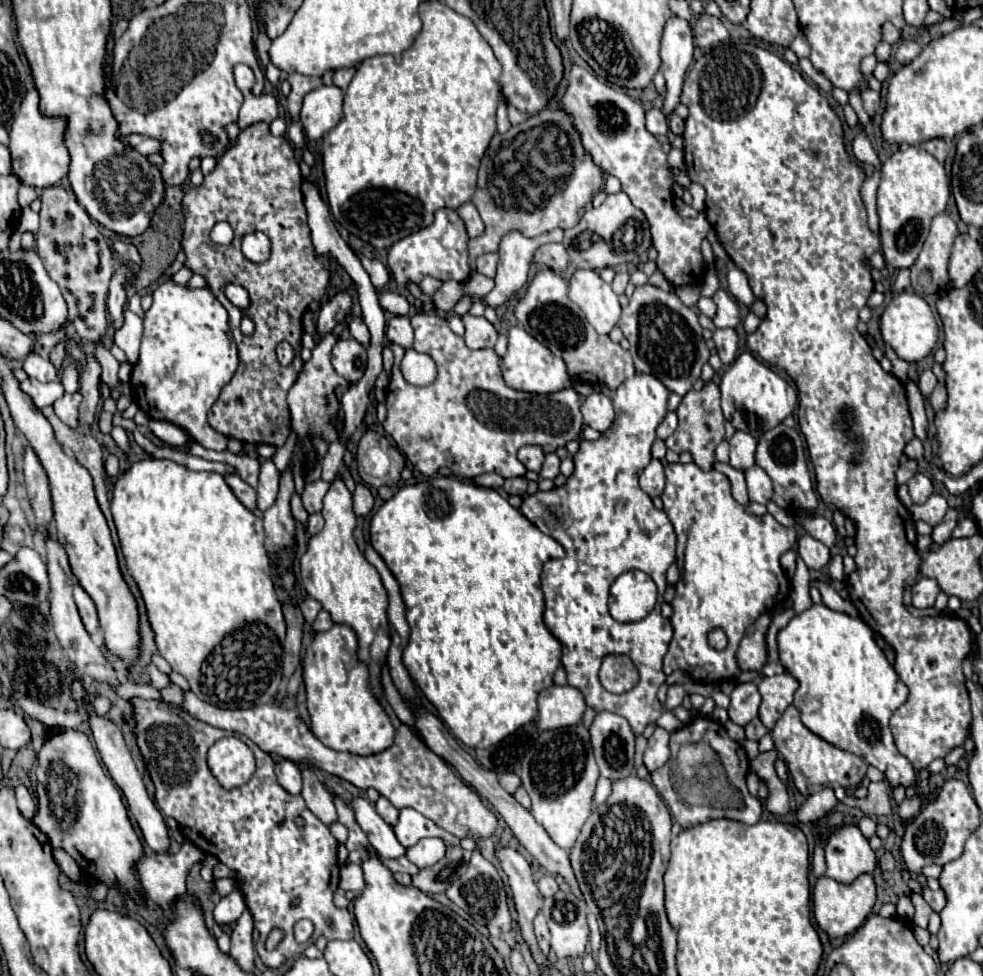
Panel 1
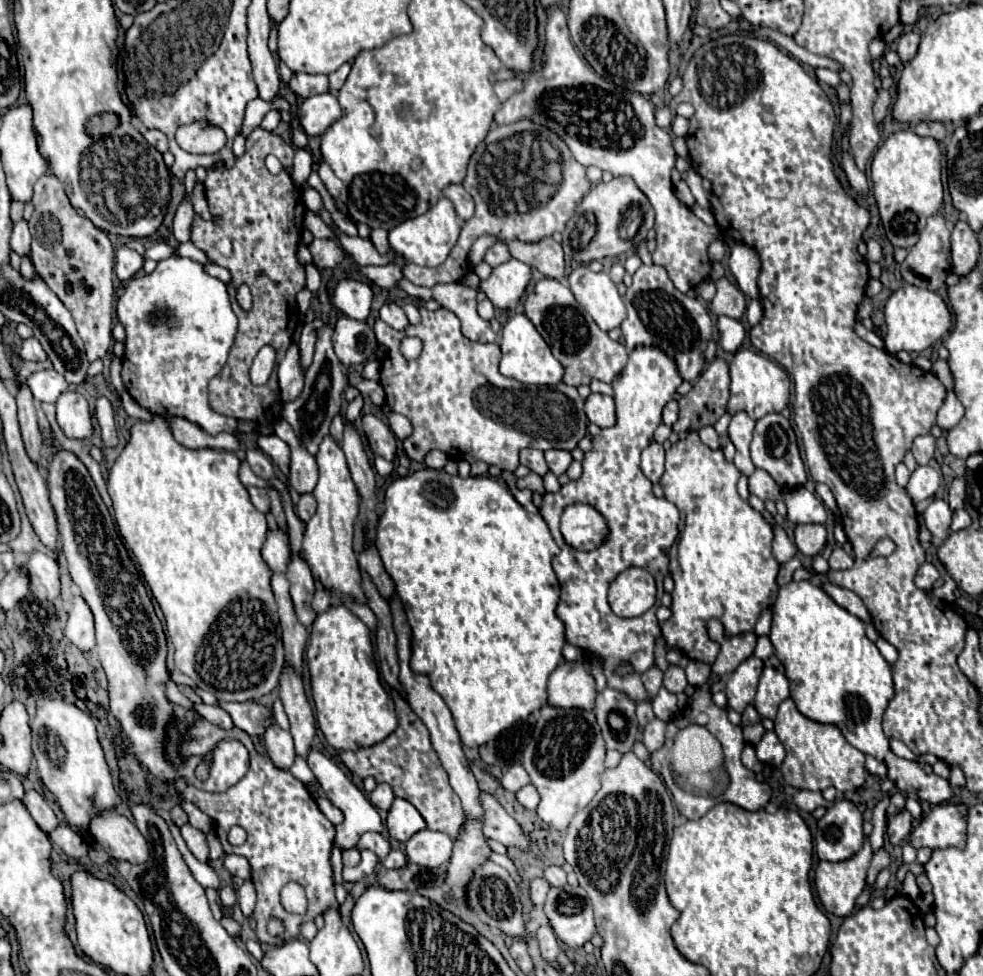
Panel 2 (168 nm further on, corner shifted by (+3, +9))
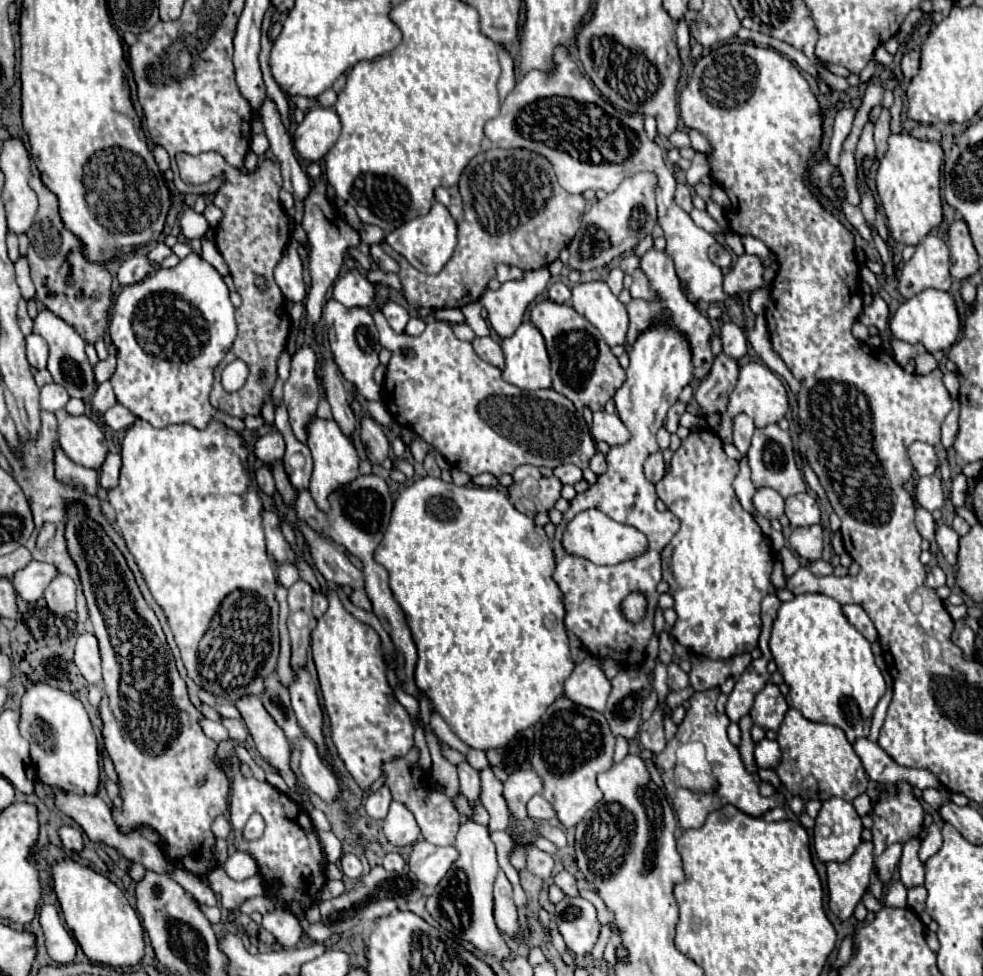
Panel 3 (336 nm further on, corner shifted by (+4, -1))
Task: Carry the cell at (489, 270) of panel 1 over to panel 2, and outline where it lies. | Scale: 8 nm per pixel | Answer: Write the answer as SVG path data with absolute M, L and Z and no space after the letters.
M495 243L493 247L489 247L487 255L485 255L485 263L489 263L491 267L497 267L509 259L511 259L511 253L507 251L507 245L503 245L503 243Z

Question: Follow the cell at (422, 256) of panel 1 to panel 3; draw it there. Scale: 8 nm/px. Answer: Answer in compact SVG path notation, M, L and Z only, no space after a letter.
M434 203L430 213L424 217L416 217L412 221L408 221L406 225L394 229L388 237L386 243L400 253L412 267L416 267L422 273L440 273L442 267L448 263L448 259L454 253L456 247L456 221L452 219L452 215L448 213L448 209L442 203Z

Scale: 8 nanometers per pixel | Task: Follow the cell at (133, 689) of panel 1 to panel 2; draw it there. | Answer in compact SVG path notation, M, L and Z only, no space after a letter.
M199 703L195 705L195 711L205 717L209 723L221 727L221 729L233 729L233 723L231 723L231 717L227 715L227 711L223 711L221 707L211 707L211 705L205 705L205 703Z

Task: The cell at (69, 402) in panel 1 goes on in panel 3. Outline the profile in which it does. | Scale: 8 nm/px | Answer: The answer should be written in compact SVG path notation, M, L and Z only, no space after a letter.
M58 413L58 443L70 461L92 469L100 469L108 453L102 429L86 415Z

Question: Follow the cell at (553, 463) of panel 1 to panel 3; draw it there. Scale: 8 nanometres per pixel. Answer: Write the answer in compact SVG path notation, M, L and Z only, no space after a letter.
M560 465L560 467L554 469L554 475L556 475L562 483L574 485L576 481L582 479L582 469L576 467L576 465Z

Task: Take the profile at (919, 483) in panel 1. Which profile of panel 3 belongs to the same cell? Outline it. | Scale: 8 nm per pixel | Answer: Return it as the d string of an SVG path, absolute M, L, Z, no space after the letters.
M928 475L920 479L916 487L916 501L928 511L940 509L944 505L944 491L938 475Z

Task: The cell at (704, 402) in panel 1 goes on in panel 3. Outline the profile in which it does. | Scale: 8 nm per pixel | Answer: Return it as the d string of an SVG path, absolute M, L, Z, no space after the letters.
M720 353L714 359L712 371L700 381L700 387L694 393L694 399L698 401L700 417L708 417L712 413L724 413L728 405L728 395L734 391L734 385L738 381L738 365L734 359Z

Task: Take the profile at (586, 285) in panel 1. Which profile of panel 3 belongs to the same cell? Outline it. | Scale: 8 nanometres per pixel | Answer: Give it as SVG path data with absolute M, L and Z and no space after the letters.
M604 281L574 285L570 301L576 313L586 317L602 333L604 341L610 347L624 345L628 331L628 313Z

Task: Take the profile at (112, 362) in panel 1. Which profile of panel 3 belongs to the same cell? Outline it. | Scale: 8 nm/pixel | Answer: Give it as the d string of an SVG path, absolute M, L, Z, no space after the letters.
M108 453L106 461L104 461L102 469L100 469L100 485L104 489L110 489L110 487L118 485L120 467L122 467L122 457L118 453Z

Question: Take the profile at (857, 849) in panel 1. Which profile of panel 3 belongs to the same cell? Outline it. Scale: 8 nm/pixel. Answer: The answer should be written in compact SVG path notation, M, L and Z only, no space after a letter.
M838 797L824 801L814 825L814 849L818 859L822 863L848 861L862 843L862 829L862 821L852 803Z

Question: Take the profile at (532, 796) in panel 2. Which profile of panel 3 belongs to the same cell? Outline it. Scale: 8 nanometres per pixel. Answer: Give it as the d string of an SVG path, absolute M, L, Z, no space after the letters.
M534 795L528 805L528 817L534 821L548 821L554 817L554 809L550 809L550 803L542 795Z

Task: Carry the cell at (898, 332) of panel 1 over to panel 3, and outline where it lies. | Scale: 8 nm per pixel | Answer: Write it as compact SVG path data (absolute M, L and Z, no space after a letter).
M926 289L910 297L890 317L890 331L894 339L906 341L910 345L922 343L928 353L948 349L958 339L958 333L960 333L960 319L958 319L958 311L952 295L938 289Z

